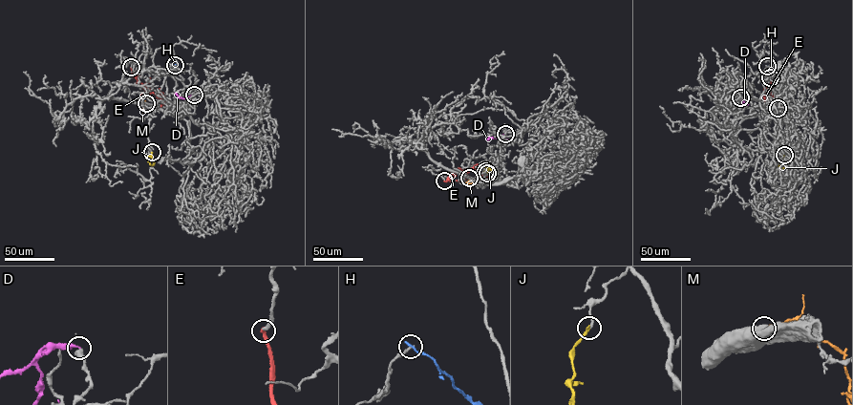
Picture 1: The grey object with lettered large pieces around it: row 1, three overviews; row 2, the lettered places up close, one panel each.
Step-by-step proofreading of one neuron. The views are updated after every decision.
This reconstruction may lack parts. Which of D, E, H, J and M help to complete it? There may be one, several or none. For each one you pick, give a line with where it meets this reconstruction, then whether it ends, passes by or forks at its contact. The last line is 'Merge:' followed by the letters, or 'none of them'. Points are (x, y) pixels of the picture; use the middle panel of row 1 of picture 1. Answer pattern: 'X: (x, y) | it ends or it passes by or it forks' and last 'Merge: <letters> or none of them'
E: (444, 181) | it ends
J: (487, 173) | it ends
Merge: E, J

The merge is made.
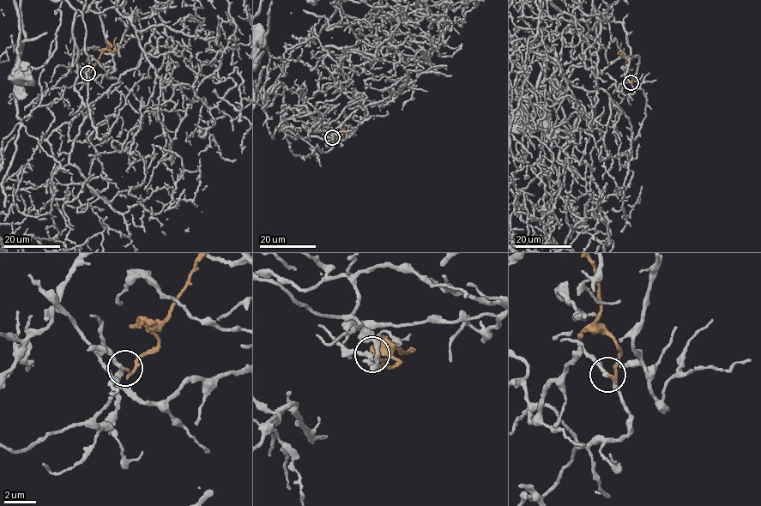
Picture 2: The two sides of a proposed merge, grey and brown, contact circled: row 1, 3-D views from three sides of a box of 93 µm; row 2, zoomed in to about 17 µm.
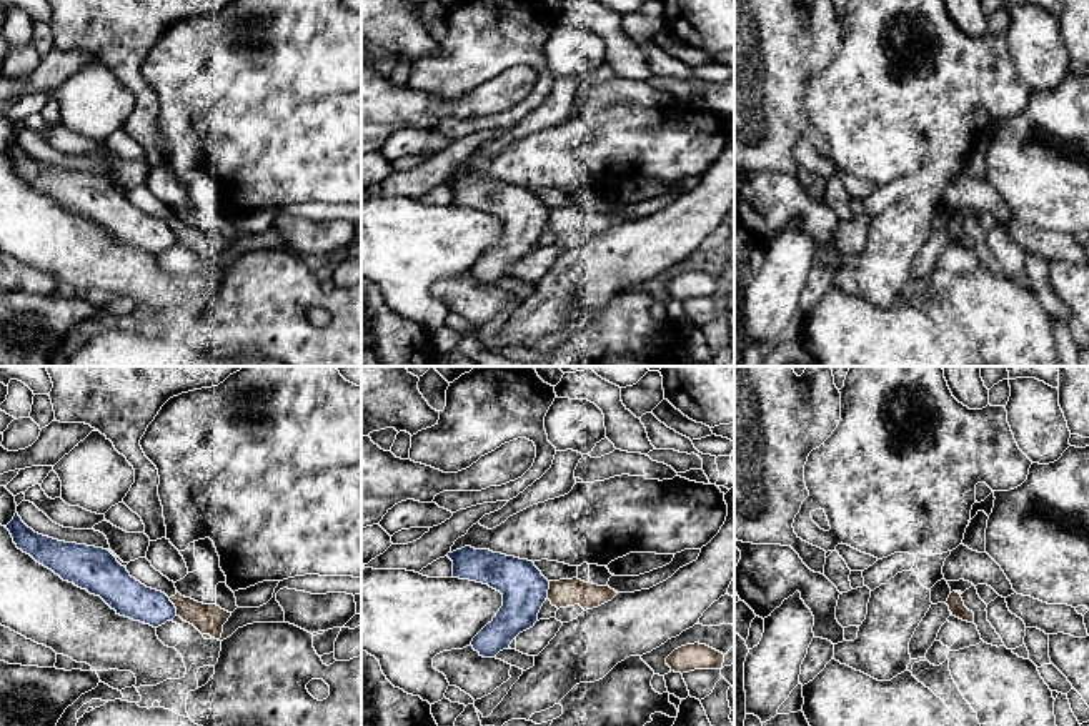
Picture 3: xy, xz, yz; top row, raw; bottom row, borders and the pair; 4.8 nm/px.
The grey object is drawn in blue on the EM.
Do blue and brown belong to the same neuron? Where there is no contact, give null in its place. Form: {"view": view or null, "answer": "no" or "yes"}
{"view": "xy", "answer": "no"}

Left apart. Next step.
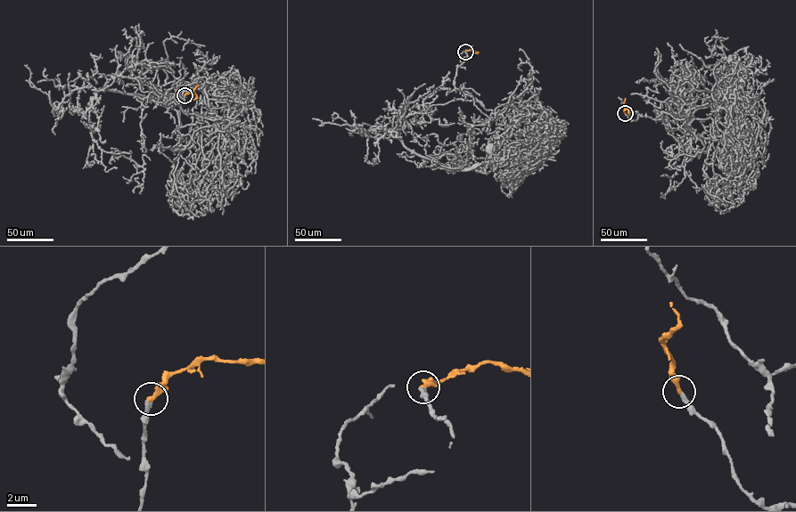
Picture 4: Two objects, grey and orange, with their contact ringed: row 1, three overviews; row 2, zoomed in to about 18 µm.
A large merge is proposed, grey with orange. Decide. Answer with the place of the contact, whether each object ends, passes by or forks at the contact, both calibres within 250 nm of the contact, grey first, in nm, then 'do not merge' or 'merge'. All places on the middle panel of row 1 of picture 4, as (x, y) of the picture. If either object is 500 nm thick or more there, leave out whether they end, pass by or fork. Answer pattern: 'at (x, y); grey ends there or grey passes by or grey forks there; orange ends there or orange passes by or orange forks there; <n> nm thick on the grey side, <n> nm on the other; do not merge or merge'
at (465, 52); grey ends there; orange ends there; 320 nm thick on the grey side, 320 nm on the other; merge

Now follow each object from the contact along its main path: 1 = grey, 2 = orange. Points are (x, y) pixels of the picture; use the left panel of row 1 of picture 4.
1: (184, 95), (184, 104), (173, 97), (164, 104), (176, 101), (204, 122), (179, 127), (180, 139)
2: (184, 95), (192, 93), (198, 83)

